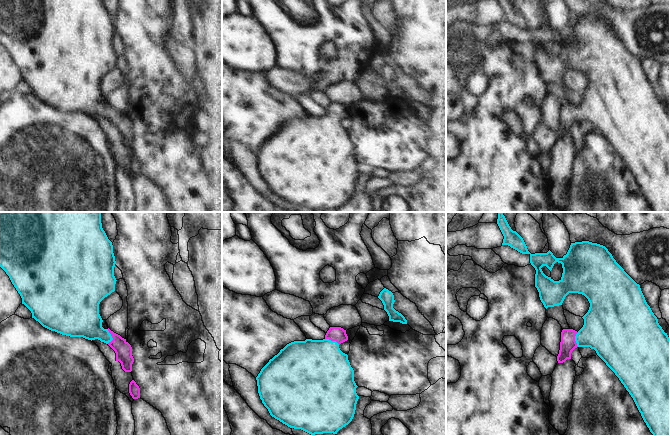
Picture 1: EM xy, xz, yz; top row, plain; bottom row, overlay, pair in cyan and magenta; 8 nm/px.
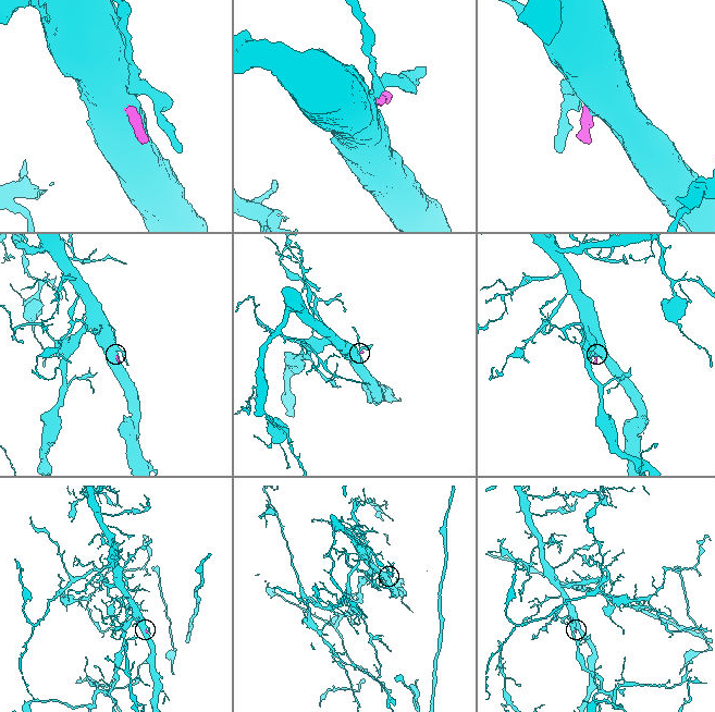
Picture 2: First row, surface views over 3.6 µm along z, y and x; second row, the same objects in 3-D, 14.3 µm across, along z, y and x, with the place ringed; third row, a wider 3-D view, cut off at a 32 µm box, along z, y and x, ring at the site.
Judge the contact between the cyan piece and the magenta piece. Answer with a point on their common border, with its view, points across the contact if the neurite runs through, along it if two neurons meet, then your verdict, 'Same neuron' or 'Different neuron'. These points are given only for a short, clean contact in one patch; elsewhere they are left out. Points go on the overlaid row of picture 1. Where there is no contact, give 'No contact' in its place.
Touches cyan at xy (111, 336). Path across: xy (84, 321), (95, 331), (111, 336), (123, 350). Same neuron

